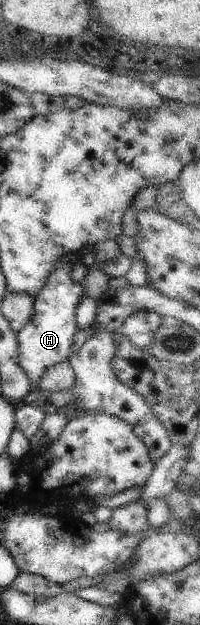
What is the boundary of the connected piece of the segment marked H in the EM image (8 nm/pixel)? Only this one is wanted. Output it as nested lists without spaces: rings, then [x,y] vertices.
[[[61,258],[55,264],[55,270],[47,278],[47,284],[34,298],[35,312],[33,312],[29,324],[17,335],[19,364],[31,380],[30,391],[38,389],[45,370],[70,357],[71,346],[75,344],[75,336],[79,330],[75,312],[77,312],[79,302],[86,296],[83,283],[74,282],[71,278],[71,271],[76,262],[76,259]]]

